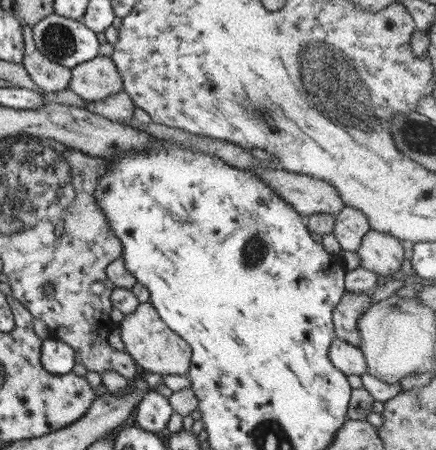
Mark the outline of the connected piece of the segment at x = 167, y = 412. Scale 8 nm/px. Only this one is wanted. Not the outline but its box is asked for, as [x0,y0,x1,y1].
[135,391,174,433]

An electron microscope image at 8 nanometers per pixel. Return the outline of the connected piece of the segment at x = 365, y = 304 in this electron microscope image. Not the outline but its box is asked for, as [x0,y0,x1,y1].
[333,291,371,348]

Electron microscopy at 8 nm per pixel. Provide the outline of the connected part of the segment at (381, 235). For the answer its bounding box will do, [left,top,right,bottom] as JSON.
[357,228,404,279]

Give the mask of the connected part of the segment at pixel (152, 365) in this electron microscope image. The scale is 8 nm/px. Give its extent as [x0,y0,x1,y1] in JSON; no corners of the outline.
[118,302,191,375]

